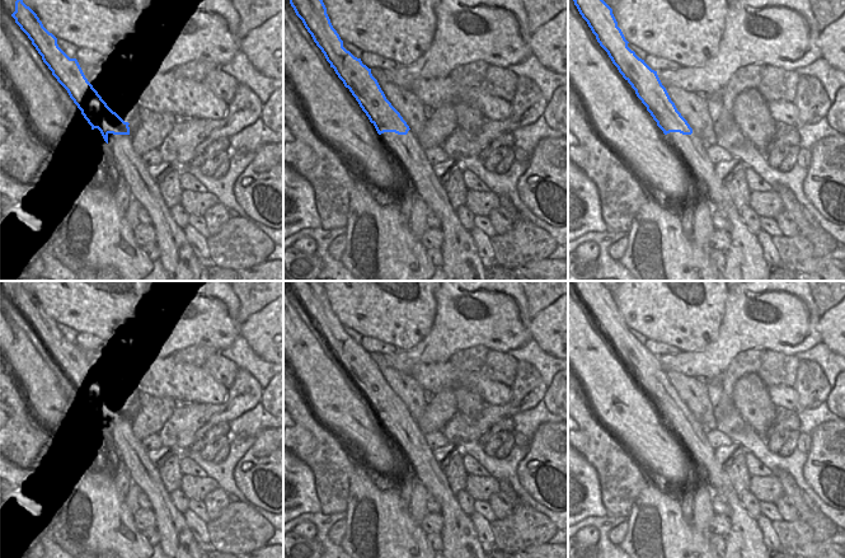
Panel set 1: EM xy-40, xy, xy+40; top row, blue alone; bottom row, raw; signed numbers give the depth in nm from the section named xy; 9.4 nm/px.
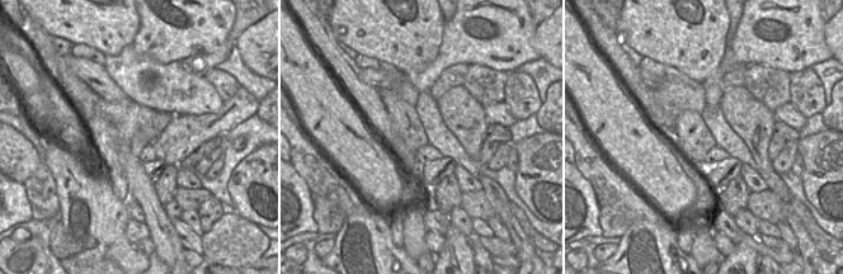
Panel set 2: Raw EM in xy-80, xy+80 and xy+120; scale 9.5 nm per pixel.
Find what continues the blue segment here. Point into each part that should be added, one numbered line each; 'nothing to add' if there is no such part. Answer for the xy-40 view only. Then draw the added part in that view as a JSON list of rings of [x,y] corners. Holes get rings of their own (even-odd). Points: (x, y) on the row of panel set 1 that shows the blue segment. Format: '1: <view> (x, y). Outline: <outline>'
1: xy-40 (175, 253). Outline: [[[108,133],[108,147],[114,153],[119,177],[130,186],[132,197],[149,212],[155,229],[159,259],[168,281],[199,281],[203,267],[194,255],[182,228],[177,225],[165,205],[159,184],[152,180],[147,165],[132,145],[131,135]]]

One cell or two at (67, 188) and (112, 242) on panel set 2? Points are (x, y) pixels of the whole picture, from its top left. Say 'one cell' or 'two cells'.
one cell

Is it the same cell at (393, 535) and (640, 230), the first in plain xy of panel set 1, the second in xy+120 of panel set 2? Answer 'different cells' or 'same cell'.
same cell

